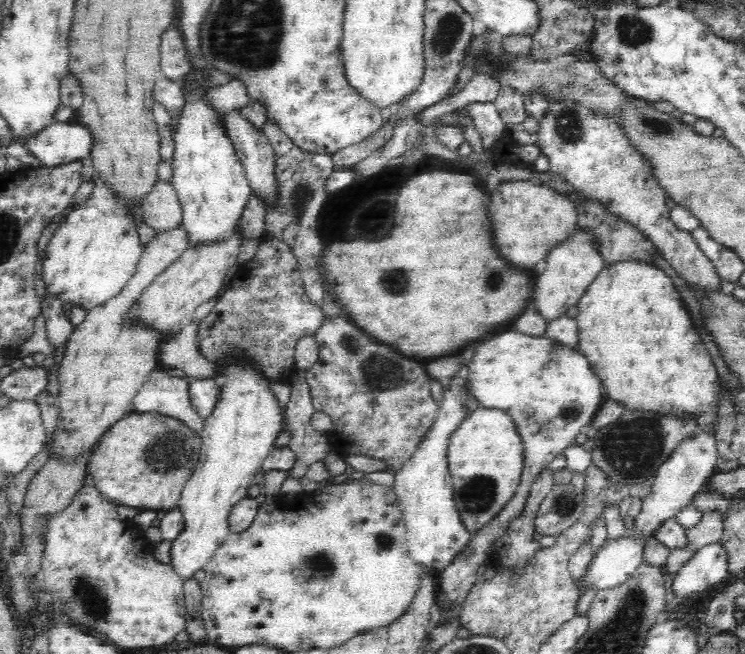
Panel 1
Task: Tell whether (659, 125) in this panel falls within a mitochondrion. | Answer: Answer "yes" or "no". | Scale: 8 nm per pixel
yes

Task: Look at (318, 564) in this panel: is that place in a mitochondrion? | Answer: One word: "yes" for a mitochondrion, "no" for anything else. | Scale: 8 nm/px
yes

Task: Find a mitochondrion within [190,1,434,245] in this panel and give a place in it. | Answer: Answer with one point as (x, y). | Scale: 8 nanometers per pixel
(298, 194)

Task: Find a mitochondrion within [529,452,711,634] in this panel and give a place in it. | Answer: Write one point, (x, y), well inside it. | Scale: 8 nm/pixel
(563, 505)

